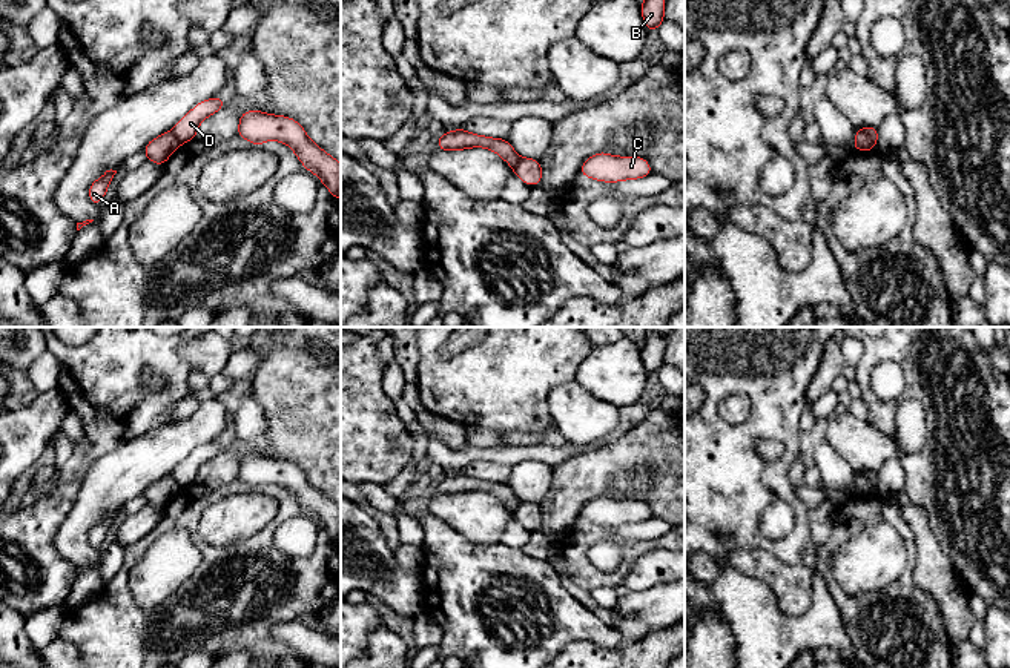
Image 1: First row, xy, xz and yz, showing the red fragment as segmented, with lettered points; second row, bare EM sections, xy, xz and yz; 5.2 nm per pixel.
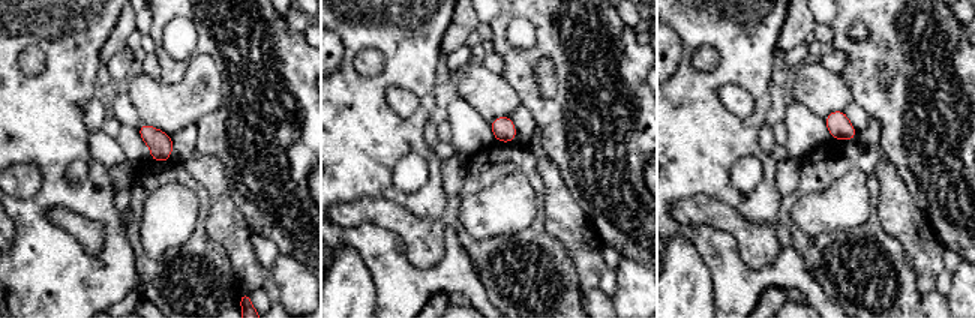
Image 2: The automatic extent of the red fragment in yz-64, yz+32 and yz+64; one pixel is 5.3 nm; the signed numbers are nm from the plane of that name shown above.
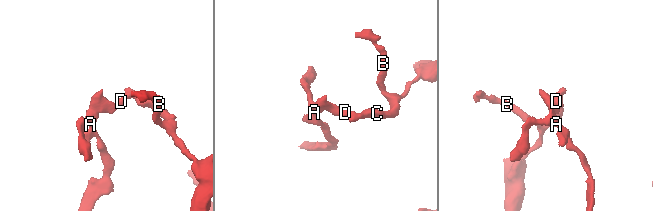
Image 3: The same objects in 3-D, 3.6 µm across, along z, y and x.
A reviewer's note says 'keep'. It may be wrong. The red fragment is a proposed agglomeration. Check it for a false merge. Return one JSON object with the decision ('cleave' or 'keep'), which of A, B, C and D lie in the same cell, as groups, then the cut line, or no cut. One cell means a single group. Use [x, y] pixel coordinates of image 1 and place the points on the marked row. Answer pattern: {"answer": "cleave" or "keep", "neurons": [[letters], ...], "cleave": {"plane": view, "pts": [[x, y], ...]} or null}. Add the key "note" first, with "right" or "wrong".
{"note": "wrong", "answer": "cleave", "neurons": [["A"], ["B", "C", "D"]], "cleave": {"plane": "yz", "pts": [[860, 129], [874, 143]]}}

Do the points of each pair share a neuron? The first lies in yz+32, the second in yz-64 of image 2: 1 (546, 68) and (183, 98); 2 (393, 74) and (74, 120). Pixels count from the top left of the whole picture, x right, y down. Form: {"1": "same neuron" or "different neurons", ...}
{"1": "same neuron", "2": "same neuron"}

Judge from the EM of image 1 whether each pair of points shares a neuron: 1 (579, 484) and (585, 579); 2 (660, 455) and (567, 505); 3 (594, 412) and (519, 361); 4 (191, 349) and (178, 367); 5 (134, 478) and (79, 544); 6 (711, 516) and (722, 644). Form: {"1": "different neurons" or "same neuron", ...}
{"1": "different neurons", "2": "same neuron", "3": "different neurons", "4": "different neurons", "5": "same neuron", "6": "different neurons"}

